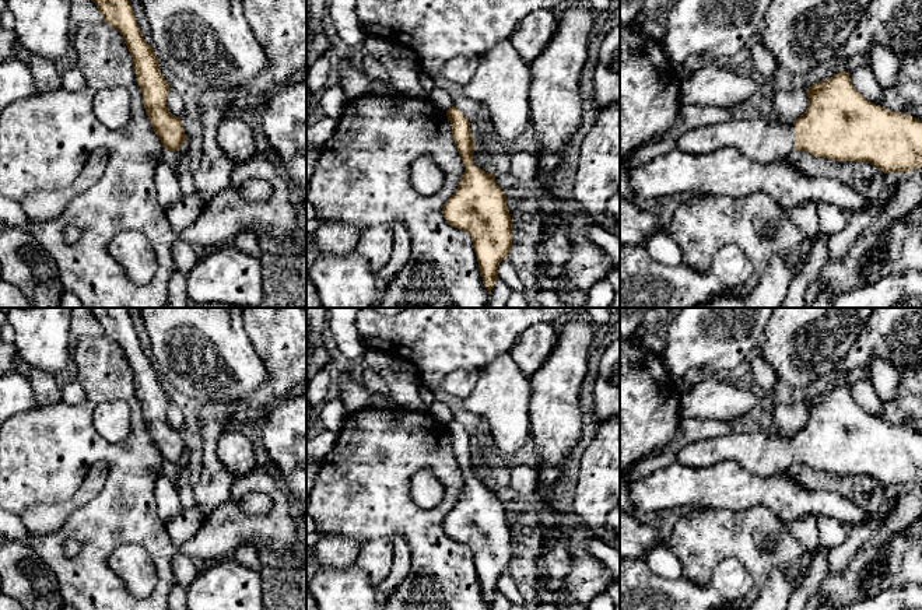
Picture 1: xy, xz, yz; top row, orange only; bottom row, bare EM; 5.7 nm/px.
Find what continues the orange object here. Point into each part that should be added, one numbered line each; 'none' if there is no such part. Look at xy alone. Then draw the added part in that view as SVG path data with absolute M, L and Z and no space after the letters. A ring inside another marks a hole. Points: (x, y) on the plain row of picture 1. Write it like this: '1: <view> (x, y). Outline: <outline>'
none

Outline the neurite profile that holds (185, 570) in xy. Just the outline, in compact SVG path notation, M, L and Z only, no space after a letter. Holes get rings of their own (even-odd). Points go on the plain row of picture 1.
M176 553L171 562L175 583L187 589L197 578L201 565L183 553Z

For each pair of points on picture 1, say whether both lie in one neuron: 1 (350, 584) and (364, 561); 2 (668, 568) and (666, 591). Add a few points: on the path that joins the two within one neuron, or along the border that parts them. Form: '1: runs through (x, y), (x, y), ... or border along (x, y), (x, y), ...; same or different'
1: border along (354, 563), (375, 588); different
2: border along (642, 560), (665, 578), (683, 577); different

